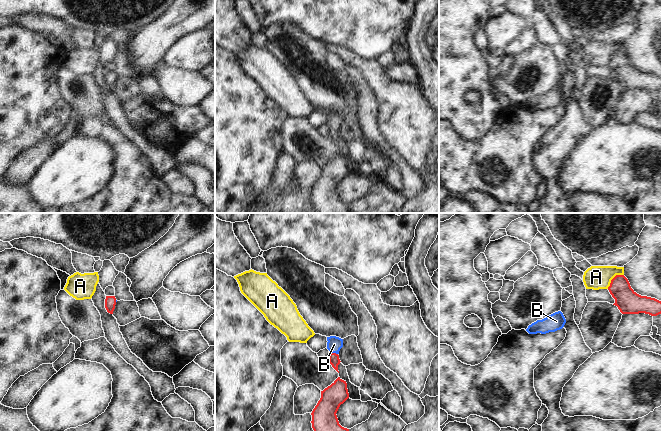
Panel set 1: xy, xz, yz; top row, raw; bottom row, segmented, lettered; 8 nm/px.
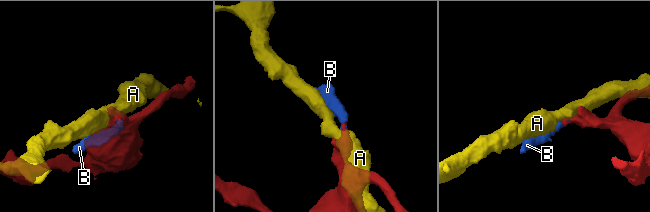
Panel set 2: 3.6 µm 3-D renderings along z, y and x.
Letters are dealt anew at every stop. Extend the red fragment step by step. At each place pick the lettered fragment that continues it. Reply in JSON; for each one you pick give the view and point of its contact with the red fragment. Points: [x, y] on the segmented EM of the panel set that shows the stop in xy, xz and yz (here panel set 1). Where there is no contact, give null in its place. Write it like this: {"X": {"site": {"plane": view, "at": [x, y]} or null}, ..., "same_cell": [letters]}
{"B": {"site": {"plane": "xz", "at": [334, 353]}}, "same_cell": ["B"]}

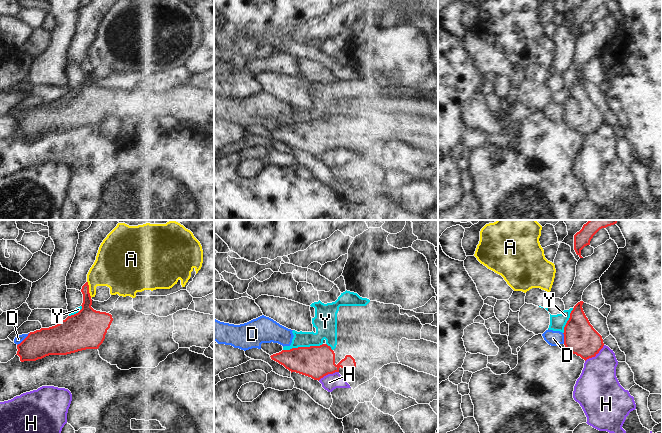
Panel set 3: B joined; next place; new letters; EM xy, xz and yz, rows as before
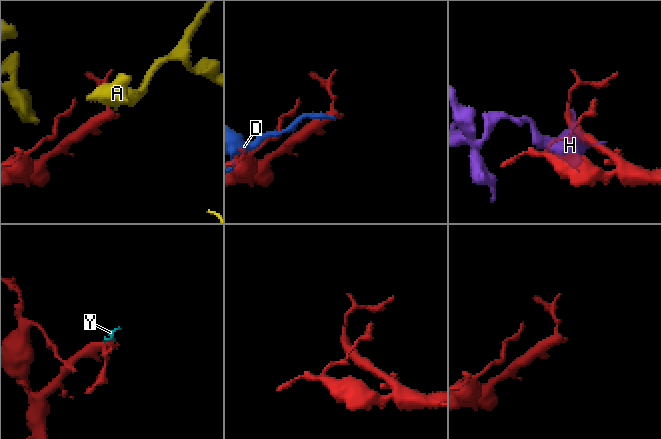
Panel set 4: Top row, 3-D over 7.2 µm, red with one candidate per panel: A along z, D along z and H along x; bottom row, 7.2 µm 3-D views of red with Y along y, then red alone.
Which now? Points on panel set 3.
{"Y": {"site": {"plane": "xz", "at": [302, 347]}}, "same_cell": ["Y"]}

